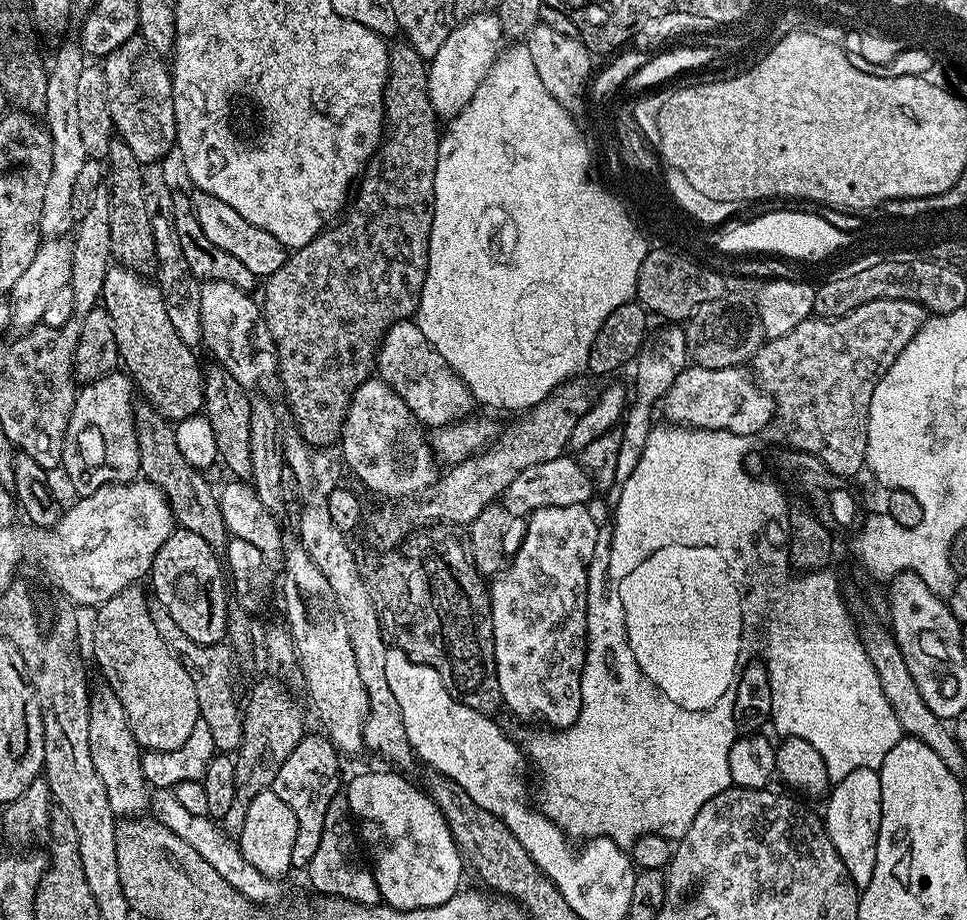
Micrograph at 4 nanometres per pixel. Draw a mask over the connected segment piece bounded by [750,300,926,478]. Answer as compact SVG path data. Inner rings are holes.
M875 300L850 310L844 316L803 320L801 324L794 326L794 330L790 330L790 334L782 334L781 336L765 339L760 347L757 348L756 355L750 361L750 372L761 389L772 397L775 419L778 421L778 424L780 420L781 426L784 427L784 432L788 435L789 442L792 443L789 445L795 451L805 452L814 458L818 458L834 474L845 478L852 478L852 475L859 468L863 469L866 464L864 455L868 445L868 411L870 410L870 398L874 394L874 386L878 386L878 382L886 374L886 370L890 370L890 366L896 361L898 354L902 354L902 350L912 341L914 334L918 334L918 330L924 325L925 319L926 311L918 301Z

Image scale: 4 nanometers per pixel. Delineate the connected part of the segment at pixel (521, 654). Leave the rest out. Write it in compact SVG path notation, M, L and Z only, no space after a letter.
M583 504L574 506L550 506L549 508L539 508L537 512L531 513L527 517L524 525L524 537L522 546L516 551L510 563L504 571L499 573L491 581L490 599L492 602L492 641L494 642L494 658L496 659L496 677L498 678L498 690L503 707L509 708L516 716L521 716L524 720L540 720L541 725L552 730L569 728L578 718L580 707L582 706L582 690L580 689L580 679L584 669L584 655L588 649L588 563L592 560L592 555L596 552L596 520L588 513L589 509Z

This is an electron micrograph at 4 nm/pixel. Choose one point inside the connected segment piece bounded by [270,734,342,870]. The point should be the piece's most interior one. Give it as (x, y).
(308, 781)

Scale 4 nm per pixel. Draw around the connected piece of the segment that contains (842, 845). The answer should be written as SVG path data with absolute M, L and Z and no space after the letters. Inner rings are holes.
M874 769L854 770L853 773L847 774L846 778L834 784L827 800L828 809L822 812L824 828L828 832L838 858L842 858L850 878L856 883L857 889L863 890L866 886L870 886L870 878L874 874L876 865L878 830L882 814L880 805L882 786L879 771Z

